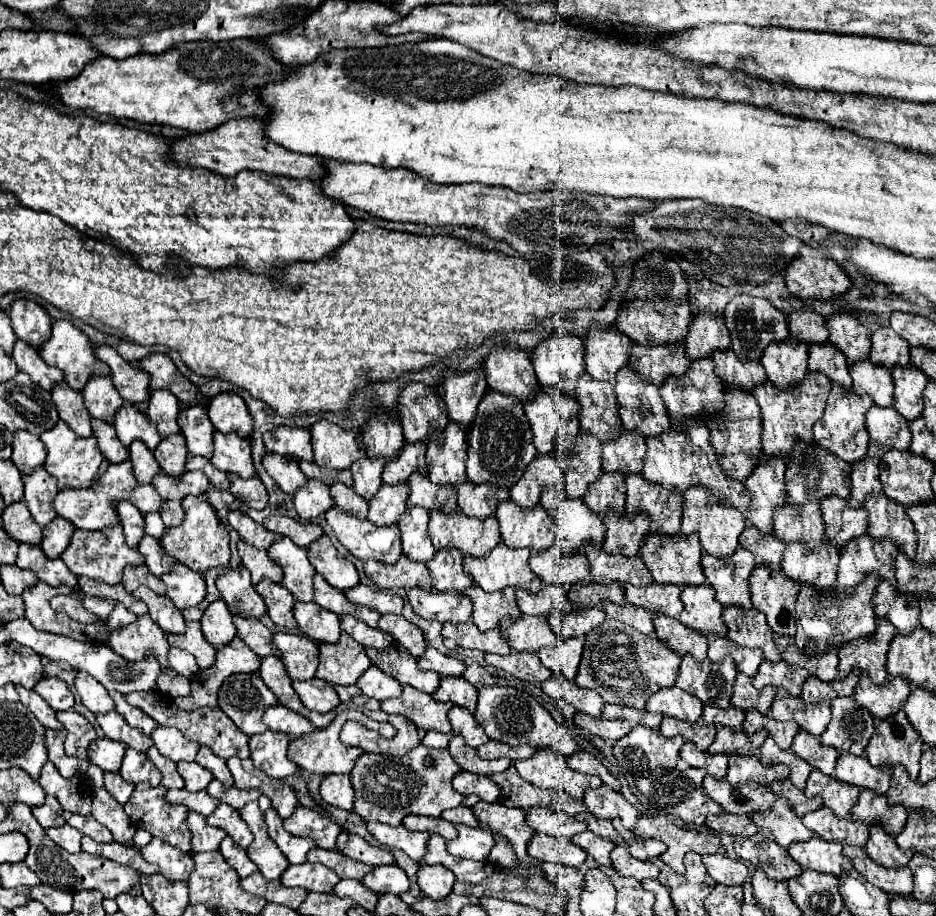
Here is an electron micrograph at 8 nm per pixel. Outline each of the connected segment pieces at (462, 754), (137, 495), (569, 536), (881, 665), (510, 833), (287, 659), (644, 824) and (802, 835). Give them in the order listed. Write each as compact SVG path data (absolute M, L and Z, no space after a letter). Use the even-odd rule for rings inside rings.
M454 736L450 740L450 746L448 746L452 758L456 760L456 764L462 768L462 770L468 770L468 772L474 772L474 774L494 774L494 772L504 772L506 768L510 768L510 760L506 758L498 758L498 760L482 760L474 748L470 748L462 736Z
M128 460L122 462L122 464L110 464L108 470L102 474L100 482L92 488L60 490L56 500L54 500L54 508L56 508L58 516L70 520L76 528L100 530L100 528L108 528L108 526L118 524L118 514L116 514L116 508L114 508L114 500L130 500L144 514L146 512L160 512L160 508L162 508L162 500L154 492L154 488L150 484L138 484L136 482L136 478L132 474L132 464Z
M544 488L540 502L558 524L558 546L564 554L582 552L584 540L590 540L596 548L602 546L606 532L604 518L590 512L582 500L562 496L560 488Z
M878 618L878 628L874 636L862 636L858 640L850 640L838 648L840 658L840 676L846 678L852 668L866 670L874 684L886 682L886 652L888 644L894 636L894 626L886 618Z
M478 802L472 812L480 820L482 826L488 826L492 832L508 838L508 842L514 846L514 852L520 862L532 862L532 858L526 852L526 844L530 836L534 836L534 830L526 824L526 810L522 808L508 808L498 802Z
M278 632L274 644L282 652L282 662L292 680L310 680L318 668L318 644L302 634Z
M642 816L634 826L636 836L648 836L662 840L668 844L668 850L660 856L660 860L672 868L676 874L684 874L684 854L716 854L720 848L720 838L714 832L698 832L676 826L666 816Z
M778 798L766 812L758 816L760 828L770 828L780 846L790 846L792 842L806 842L812 832L802 824L800 816L794 816L788 800Z

